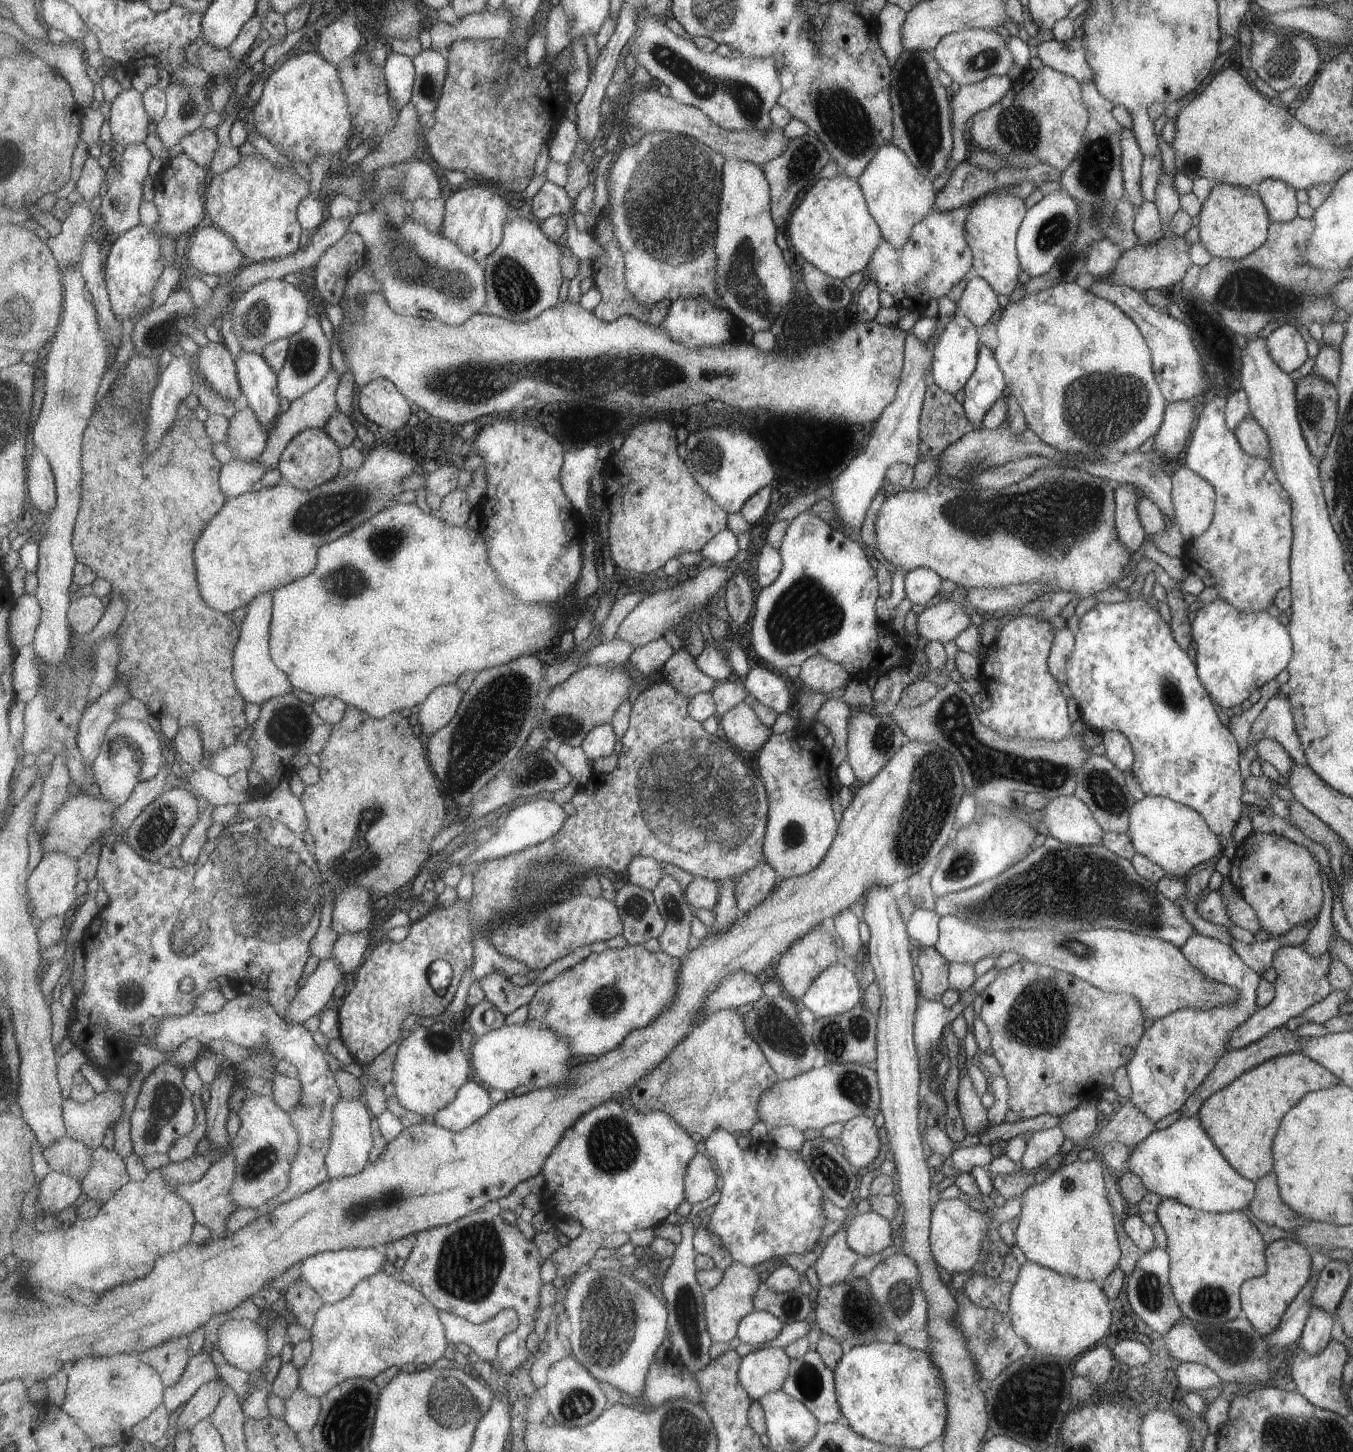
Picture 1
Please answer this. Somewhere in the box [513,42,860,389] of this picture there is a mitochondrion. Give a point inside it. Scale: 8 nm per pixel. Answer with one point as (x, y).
(666, 207)

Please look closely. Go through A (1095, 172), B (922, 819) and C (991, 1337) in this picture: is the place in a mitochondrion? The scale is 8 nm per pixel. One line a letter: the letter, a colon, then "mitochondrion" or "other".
A: mitochondrion
B: mitochondrion
C: mitochondrion

